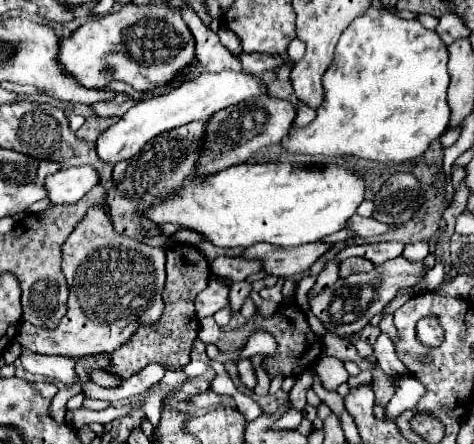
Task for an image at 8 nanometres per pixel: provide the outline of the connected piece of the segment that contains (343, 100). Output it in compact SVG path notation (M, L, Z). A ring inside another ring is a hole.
M370 6L348 26L348 30L344 30L338 40L334 62L324 74L326 94L324 104L316 110L316 118L306 128L292 130L282 144L288 152L358 156L376 162L406 162L418 158L448 130L452 114L446 102L448 86L448 52L440 36L434 30L426 30L418 20L404 20Z

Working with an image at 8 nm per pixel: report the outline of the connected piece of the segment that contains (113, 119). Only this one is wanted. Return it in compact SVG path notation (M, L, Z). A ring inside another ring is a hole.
M90 116L86 118L84 126L76 132L78 138L84 138L84 140L90 140L90 142L96 142L96 138L100 138L100 134L104 130L108 130L112 124L116 124L120 118L118 116L110 116L110 118L100 118L100 116Z

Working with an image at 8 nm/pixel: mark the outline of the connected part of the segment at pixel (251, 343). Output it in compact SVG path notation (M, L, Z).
M256 330L250 338L248 338L248 344L246 344L246 350L242 352L242 356L238 358L238 360L242 360L242 358L252 358L254 354L276 354L276 350L278 350L278 344L276 344L276 338L272 336L272 334L268 334L266 330Z

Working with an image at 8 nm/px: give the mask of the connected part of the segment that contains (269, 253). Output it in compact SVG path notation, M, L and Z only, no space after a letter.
M312 242L296 248L280 248L272 244L256 244L244 250L246 258L260 258L264 270L274 276L296 276L306 272L322 254L330 250L328 242Z

